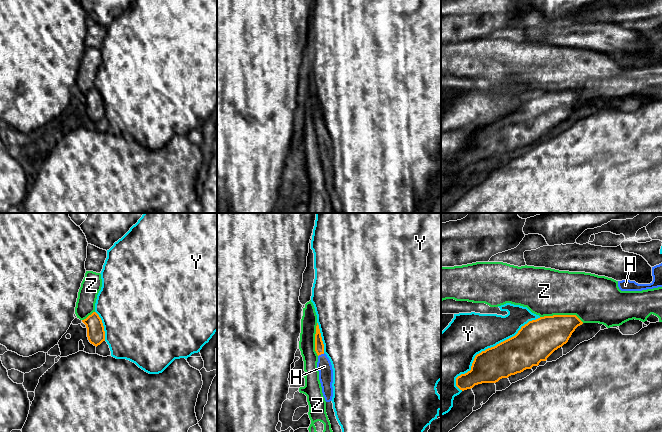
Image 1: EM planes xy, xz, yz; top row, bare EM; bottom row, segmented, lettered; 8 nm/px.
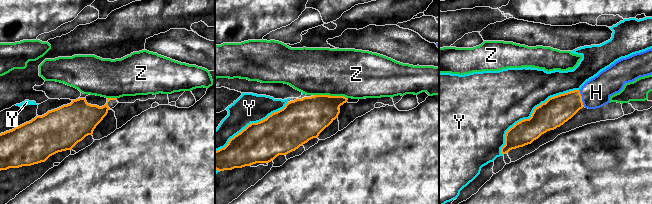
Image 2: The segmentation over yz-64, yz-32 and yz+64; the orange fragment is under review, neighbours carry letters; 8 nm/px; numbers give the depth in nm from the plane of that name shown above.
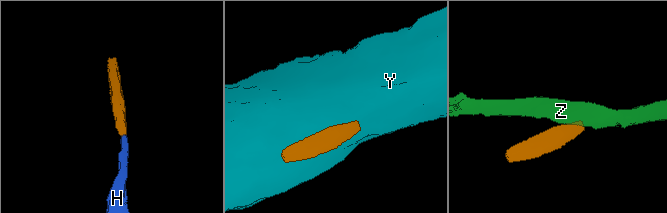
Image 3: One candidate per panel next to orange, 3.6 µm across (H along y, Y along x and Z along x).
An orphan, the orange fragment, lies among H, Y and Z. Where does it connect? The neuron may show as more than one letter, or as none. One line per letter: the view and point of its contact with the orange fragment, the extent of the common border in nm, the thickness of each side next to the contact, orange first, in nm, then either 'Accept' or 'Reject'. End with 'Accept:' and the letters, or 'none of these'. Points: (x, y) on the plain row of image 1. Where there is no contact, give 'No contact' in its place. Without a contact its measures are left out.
H: Touches orange at xz (321, 129). Shared border 60 nm. Thickness 80 nm (orange) against 120 nm. Accept
Y: Touches orange at yz (491, 123). Shared border 900 nm. Thickness 280 nm (orange) against 360 nm. Reject
Z: Touches orange at yz (562, 91). Shared border 360 nm. Thickness 300 nm (orange) against 380 nm. Reject
Accept: H

